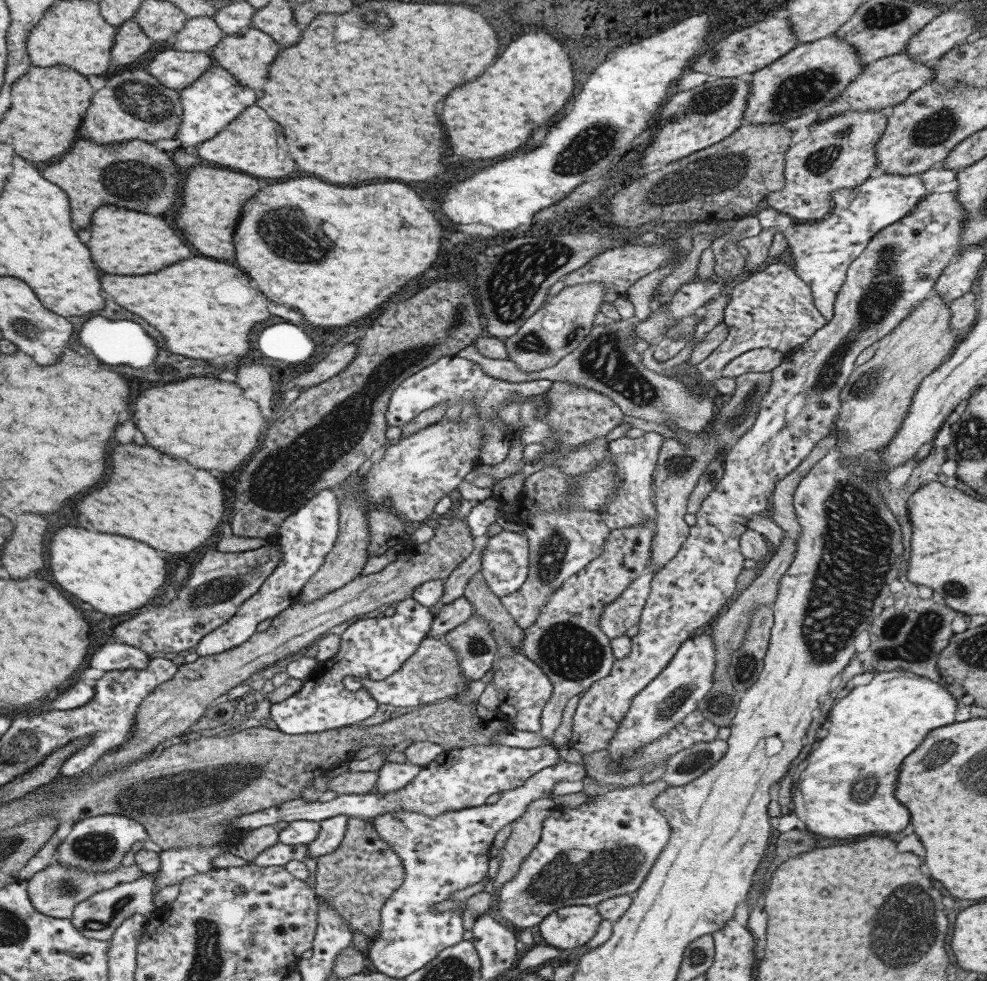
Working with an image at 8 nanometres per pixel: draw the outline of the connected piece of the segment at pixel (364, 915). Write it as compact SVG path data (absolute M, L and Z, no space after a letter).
M350 817L340 846L330 854L317 857L315 890L319 899L330 903L342 915L352 932L363 932L371 942L378 936L381 929L381 910L384 903L402 887L406 875L402 859L392 846L380 838L370 821Z

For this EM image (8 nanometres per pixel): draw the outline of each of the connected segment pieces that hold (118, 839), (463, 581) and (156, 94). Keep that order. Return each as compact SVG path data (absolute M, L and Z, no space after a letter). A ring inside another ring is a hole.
M118 814L92 816L74 824L70 834L58 845L56 860L60 864L85 871L115 871L122 865L123 856L135 842L140 841L144 844L148 840L149 834L145 831L144 825L132 818Z
M496 522L490 525L488 532L473 539L475 548L468 559L460 563L449 575L443 579L444 594L439 598L440 604L450 604L453 600L463 597L464 588L473 574L482 570L482 552L492 535L501 533L502 527Z
M120 68L106 79L105 86L92 95L92 104L86 110L82 124L86 130L84 137L105 145L134 139L154 144L164 138L176 138L183 113L179 91L164 86L145 69Z

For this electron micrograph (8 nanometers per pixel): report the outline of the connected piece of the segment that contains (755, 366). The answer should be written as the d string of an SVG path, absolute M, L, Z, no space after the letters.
M772 348L754 349L733 358L722 369L721 376L733 378L743 374L756 372L771 372L783 362L784 353Z

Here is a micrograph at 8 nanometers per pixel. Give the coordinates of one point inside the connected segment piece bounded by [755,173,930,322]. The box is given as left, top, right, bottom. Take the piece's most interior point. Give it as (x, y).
(822, 251)

